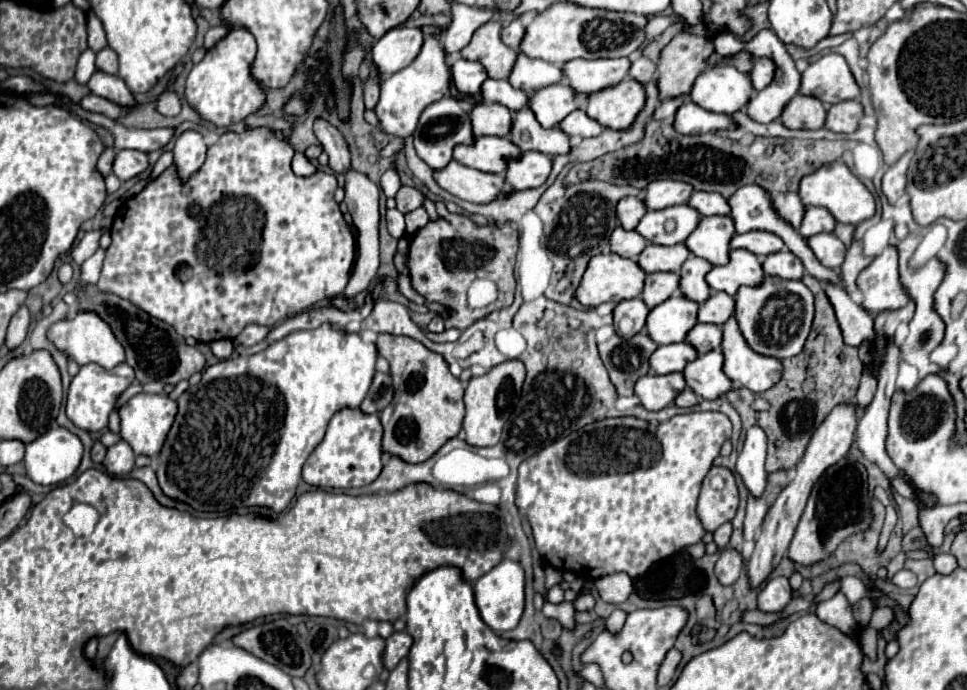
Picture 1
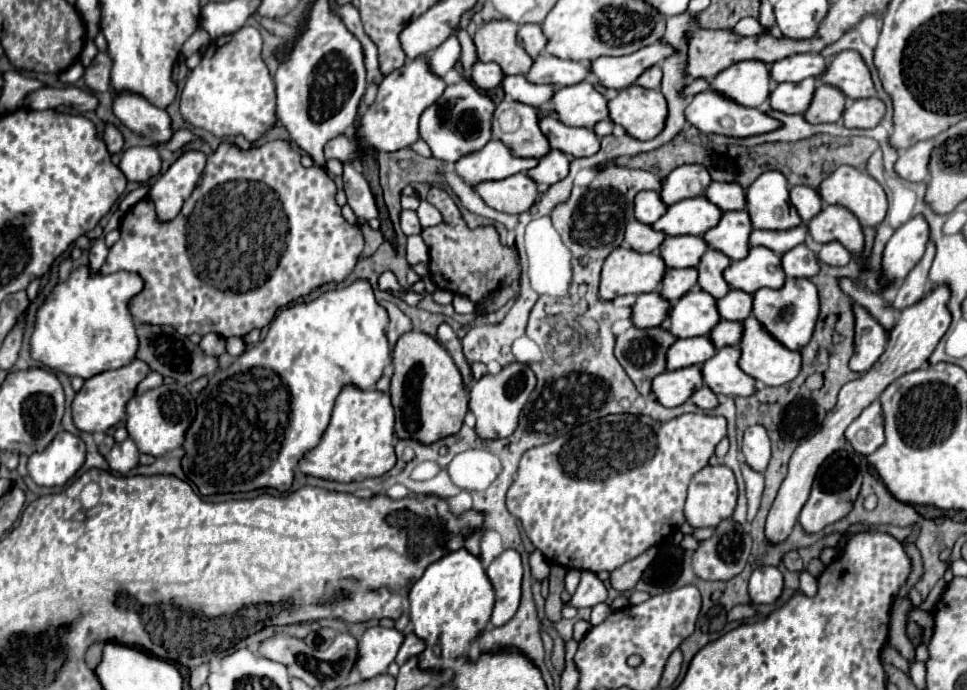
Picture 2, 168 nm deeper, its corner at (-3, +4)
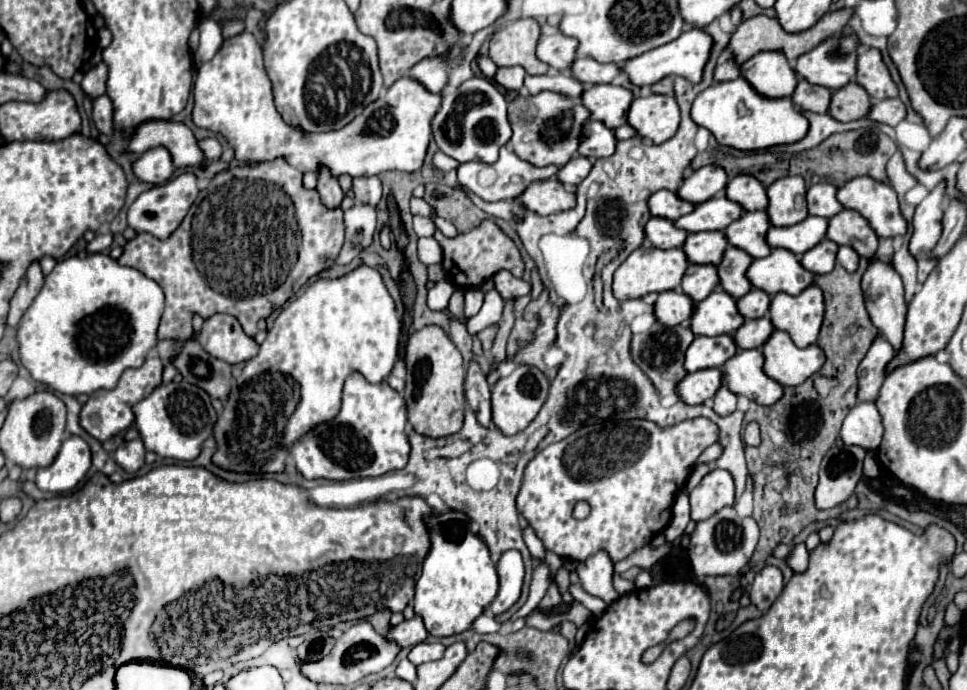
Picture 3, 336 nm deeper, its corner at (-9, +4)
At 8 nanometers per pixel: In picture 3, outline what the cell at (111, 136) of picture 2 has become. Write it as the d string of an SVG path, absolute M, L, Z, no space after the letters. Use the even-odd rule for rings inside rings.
M102 95L94 101L94 123L100 133L104 133L104 135L114 133L114 107L106 95Z

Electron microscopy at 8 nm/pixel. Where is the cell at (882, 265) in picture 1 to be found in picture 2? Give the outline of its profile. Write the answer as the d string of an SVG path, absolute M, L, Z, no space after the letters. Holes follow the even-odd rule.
M916 215L896 229L896 233L890 237L884 249L884 259L882 259L884 285L902 281L904 275L912 271L912 267L924 255L928 237L930 237L930 231L924 215Z

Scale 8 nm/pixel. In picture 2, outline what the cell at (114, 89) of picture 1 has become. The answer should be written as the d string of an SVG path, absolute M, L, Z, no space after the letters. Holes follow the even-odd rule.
M134 93L114 95L114 113L116 117L140 137L152 141L154 147L164 145L172 139L172 121L164 109L154 107L144 97Z

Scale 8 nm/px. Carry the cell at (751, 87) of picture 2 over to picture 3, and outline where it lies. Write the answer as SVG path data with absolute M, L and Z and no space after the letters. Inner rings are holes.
M762 51L740 65L740 75L768 99L792 97L798 77L780 51Z

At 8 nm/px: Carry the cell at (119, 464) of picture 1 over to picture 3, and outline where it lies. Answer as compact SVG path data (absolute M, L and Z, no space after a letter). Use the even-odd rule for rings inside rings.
M134 439L134 441L122 443L116 449L114 459L126 473L136 473L144 465L144 453L146 453L146 449L144 449L142 441Z

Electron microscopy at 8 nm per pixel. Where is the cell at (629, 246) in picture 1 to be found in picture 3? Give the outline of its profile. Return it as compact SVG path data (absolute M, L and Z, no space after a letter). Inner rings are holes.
M652 217L646 227L644 227L644 233L646 233L646 239L658 247L658 249L672 249L672 247L682 247L684 239L686 239L686 231L682 229L676 229L672 225L672 221L668 219L658 219L658 217Z

